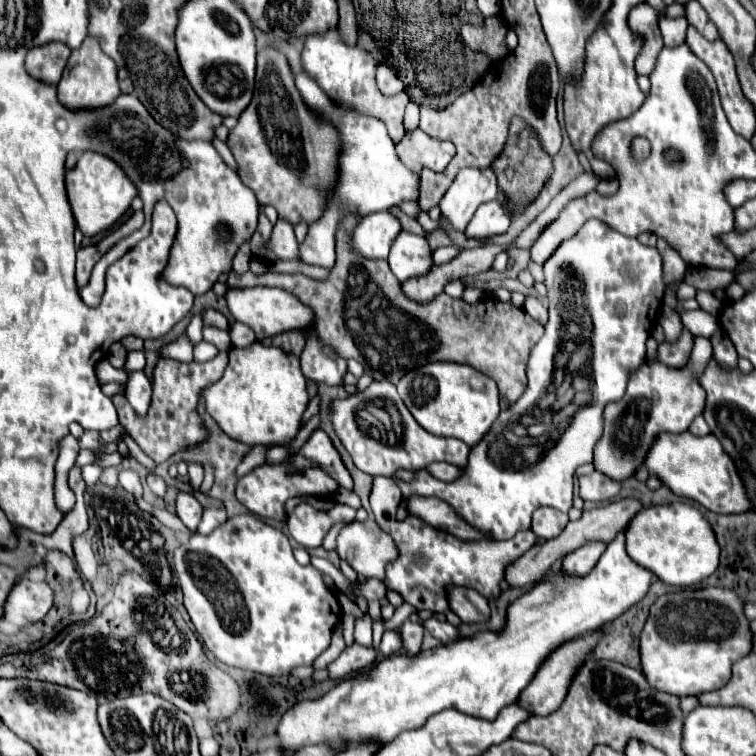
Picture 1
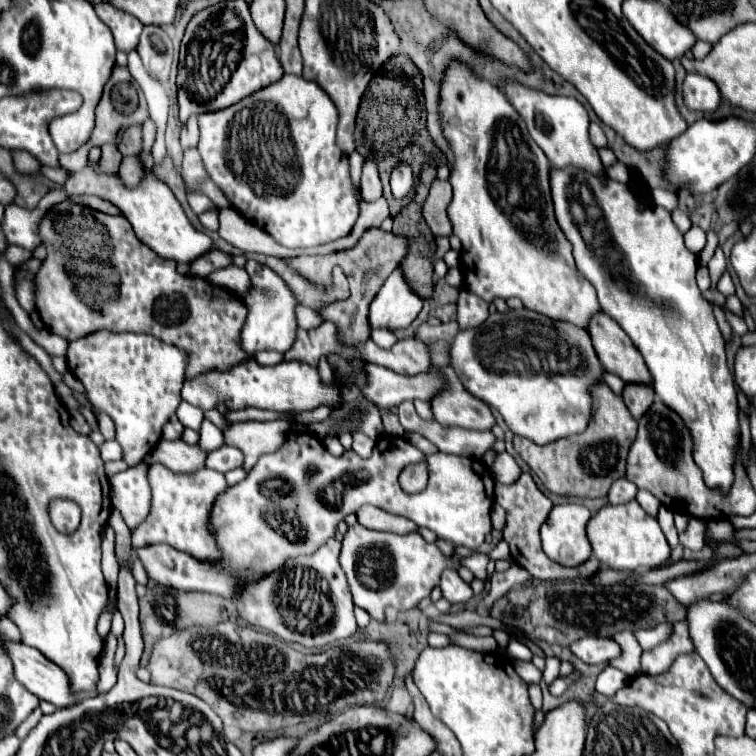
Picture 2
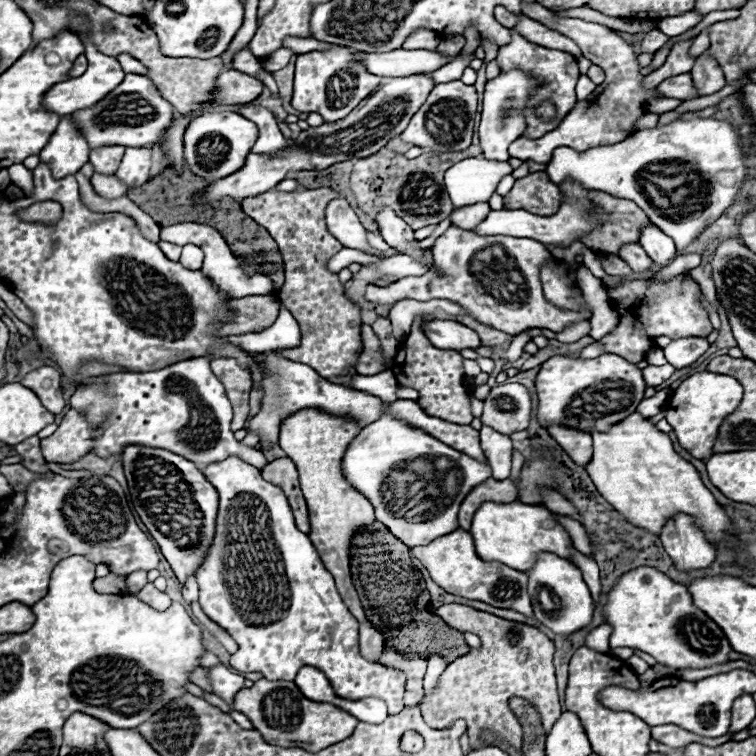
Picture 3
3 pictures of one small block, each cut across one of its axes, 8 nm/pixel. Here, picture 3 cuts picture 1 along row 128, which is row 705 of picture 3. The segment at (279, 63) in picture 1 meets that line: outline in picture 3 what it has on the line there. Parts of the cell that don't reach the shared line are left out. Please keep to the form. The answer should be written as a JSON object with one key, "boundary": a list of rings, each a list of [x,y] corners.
{"boundary":[[[258,680],[252,688],[242,688],[234,696],[234,710],[244,712],[244,716],[254,724],[254,728],[262,734],[262,738],[272,746],[284,746],[284,748],[304,748],[306,752],[320,752],[322,748],[328,748],[332,744],[338,744],[340,740],[346,740],[352,736],[356,720],[352,714],[344,712],[342,708],[328,704],[328,702],[312,702],[304,698],[304,694],[298,694],[298,688],[294,682],[270,682],[270,680]]]}

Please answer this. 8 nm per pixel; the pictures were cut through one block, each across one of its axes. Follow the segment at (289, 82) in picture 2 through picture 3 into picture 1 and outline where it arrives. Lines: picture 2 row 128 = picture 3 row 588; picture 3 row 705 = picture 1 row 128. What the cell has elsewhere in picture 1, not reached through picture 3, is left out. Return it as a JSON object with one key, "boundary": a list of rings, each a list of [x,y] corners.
{"boundary":[[[330,30],[324,36],[306,38],[304,50],[302,50],[302,64],[304,64],[304,72],[308,72],[308,76],[312,76],[320,84],[320,88],[324,88],[324,92],[332,96],[336,104],[340,104],[340,108],[356,108],[356,112],[360,112],[362,116],[376,116],[376,120],[382,120],[386,124],[388,134],[394,142],[402,140],[404,136],[402,116],[408,104],[408,96],[406,92],[400,92],[390,98],[380,94],[374,80],[376,62],[366,50],[358,46],[346,46],[340,40],[338,32]]]}

